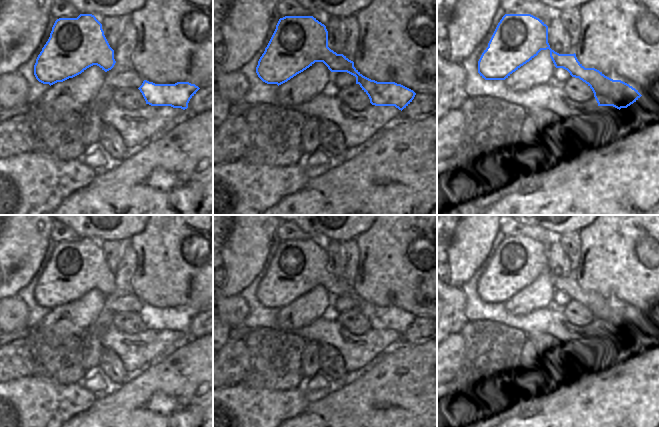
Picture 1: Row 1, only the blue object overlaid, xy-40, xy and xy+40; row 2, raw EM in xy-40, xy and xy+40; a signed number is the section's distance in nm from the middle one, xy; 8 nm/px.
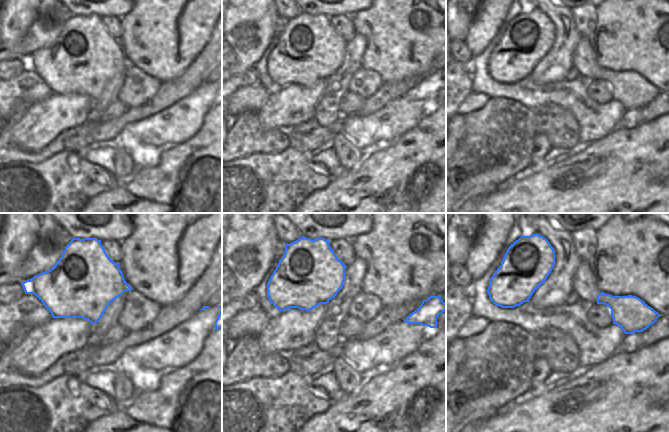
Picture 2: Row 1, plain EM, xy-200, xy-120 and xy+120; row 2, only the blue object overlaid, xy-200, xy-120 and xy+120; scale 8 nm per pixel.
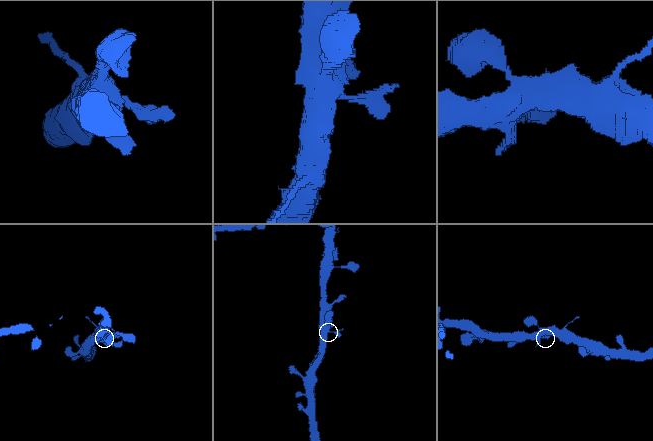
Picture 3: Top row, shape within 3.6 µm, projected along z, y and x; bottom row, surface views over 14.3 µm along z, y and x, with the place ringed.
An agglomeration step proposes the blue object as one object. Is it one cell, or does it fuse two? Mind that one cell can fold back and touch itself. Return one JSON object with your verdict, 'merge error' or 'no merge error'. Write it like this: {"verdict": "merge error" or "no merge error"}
{"verdict": "no merge error"}

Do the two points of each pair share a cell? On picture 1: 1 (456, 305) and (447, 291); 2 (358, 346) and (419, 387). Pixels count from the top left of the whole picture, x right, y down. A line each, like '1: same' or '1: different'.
1: same
2: different

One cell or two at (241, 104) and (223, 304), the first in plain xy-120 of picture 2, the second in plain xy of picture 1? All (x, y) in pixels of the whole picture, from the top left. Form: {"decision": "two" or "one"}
{"decision": "one"}

